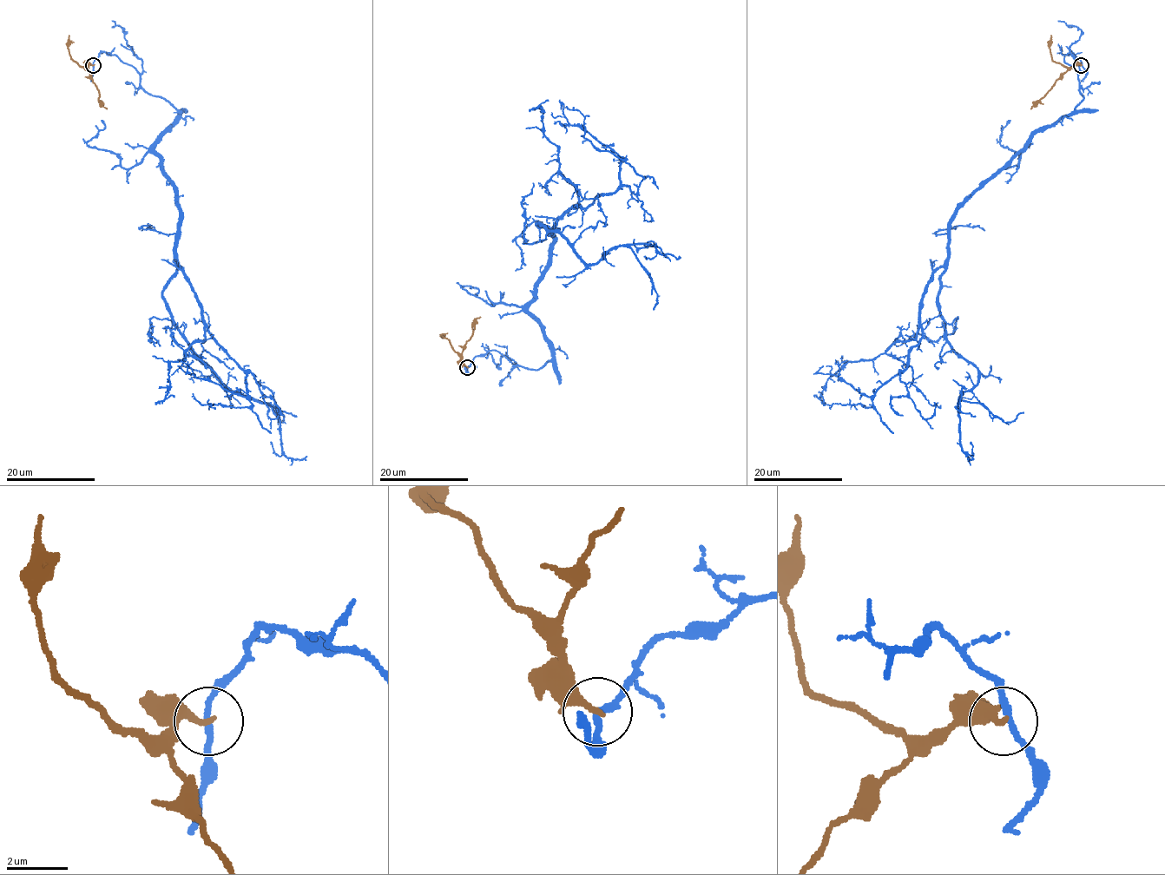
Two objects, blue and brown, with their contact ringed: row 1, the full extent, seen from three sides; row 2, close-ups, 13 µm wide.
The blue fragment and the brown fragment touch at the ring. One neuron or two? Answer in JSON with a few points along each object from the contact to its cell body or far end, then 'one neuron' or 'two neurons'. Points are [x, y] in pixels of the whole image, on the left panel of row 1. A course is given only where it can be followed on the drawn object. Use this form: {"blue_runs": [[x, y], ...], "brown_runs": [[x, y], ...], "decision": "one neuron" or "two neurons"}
{"blue_runs": [[93, 65], [117, 56], [179, 112], [154, 148], [179, 211], [173, 324], [266, 404], [288, 457], [306, 457]], "brown_runs": [[93, 65], [89, 64], [88, 72], [98, 91], [98, 101], [106, 108]], "decision": "two neurons"}

